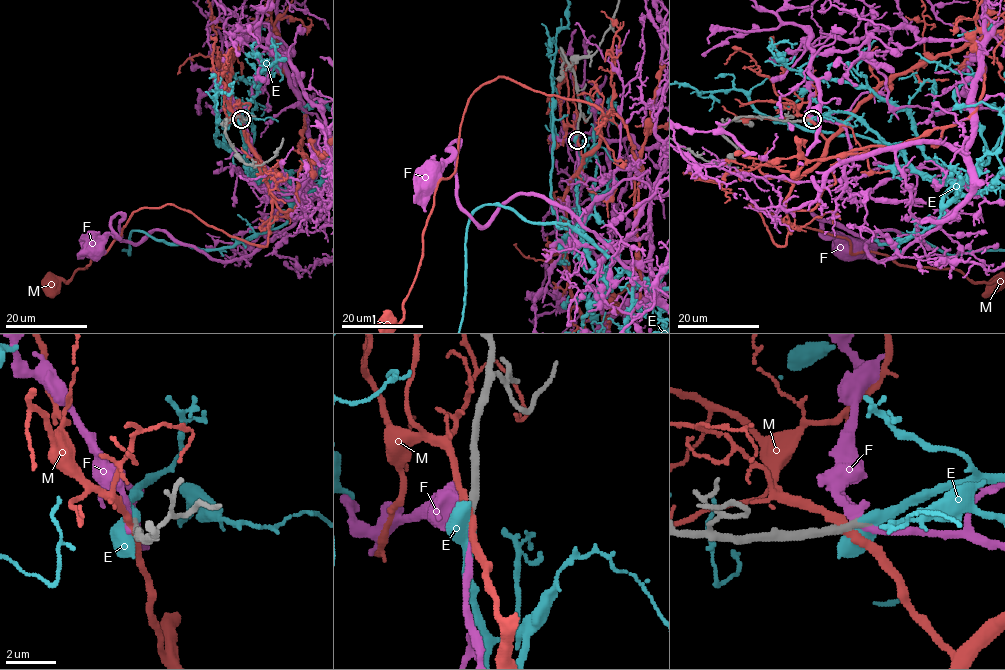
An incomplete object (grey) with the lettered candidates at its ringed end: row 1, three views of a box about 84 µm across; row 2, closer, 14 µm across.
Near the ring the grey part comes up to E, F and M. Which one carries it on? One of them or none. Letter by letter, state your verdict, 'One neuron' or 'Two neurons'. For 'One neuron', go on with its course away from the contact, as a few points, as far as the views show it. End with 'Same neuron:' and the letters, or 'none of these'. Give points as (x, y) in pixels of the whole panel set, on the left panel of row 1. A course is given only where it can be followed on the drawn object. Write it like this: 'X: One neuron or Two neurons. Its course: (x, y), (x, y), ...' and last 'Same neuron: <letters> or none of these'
E: One neuron
F: Two neurons
M: Two neurons
Same neuron: E

